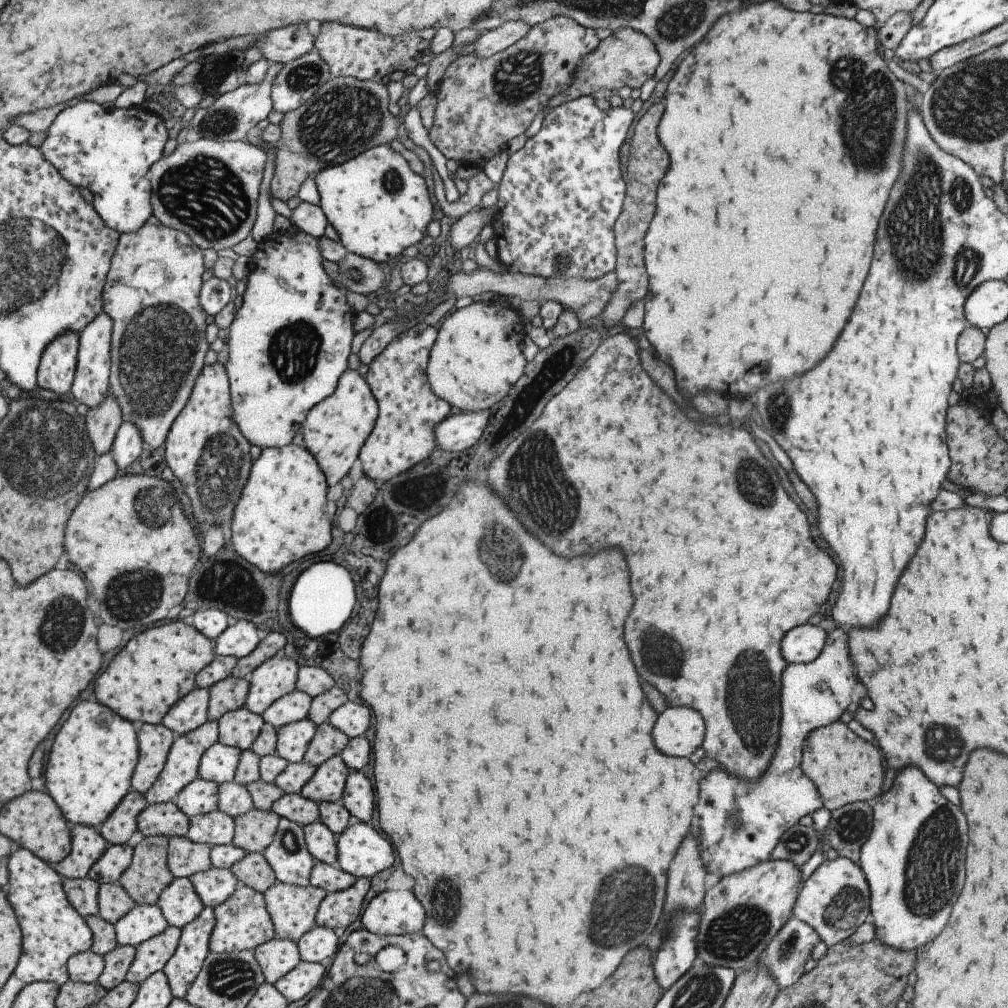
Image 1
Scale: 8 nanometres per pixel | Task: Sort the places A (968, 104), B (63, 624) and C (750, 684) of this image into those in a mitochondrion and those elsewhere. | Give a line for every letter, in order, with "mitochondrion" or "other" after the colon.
A: mitochondrion
B: mitochondrion
C: mitochondrion

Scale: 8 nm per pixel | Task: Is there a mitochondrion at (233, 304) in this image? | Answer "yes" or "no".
no

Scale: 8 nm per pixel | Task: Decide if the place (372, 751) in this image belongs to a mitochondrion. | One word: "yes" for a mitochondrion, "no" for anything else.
no

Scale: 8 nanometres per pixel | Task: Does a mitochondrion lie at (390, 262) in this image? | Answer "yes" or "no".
no

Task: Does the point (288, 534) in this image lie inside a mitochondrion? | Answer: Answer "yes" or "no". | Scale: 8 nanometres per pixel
no

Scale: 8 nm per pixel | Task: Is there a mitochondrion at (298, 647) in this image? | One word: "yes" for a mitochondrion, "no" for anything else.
no

